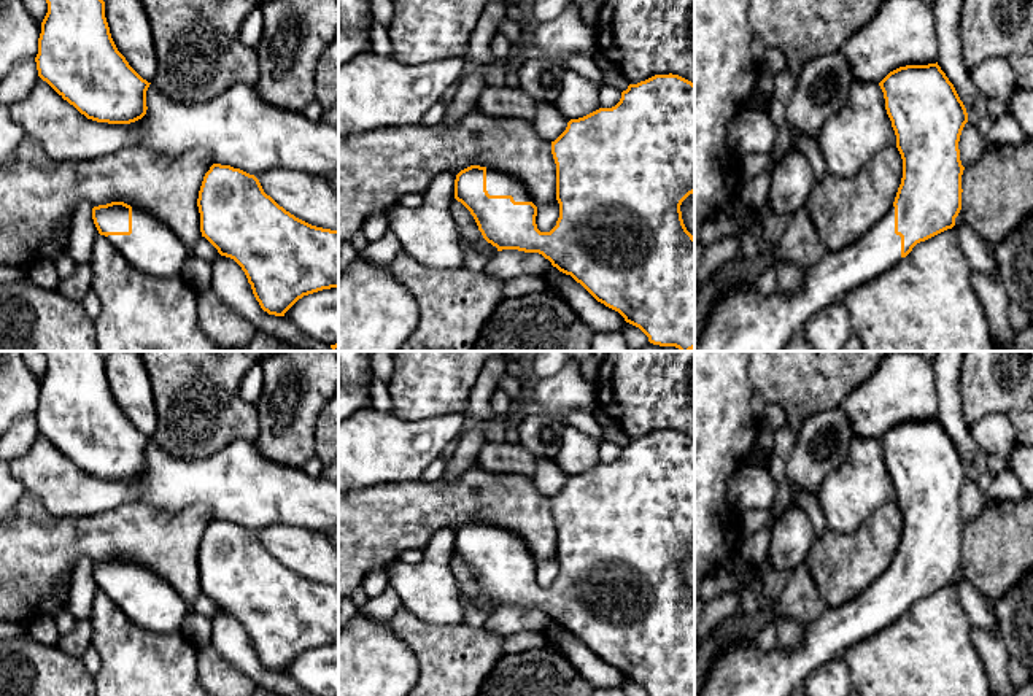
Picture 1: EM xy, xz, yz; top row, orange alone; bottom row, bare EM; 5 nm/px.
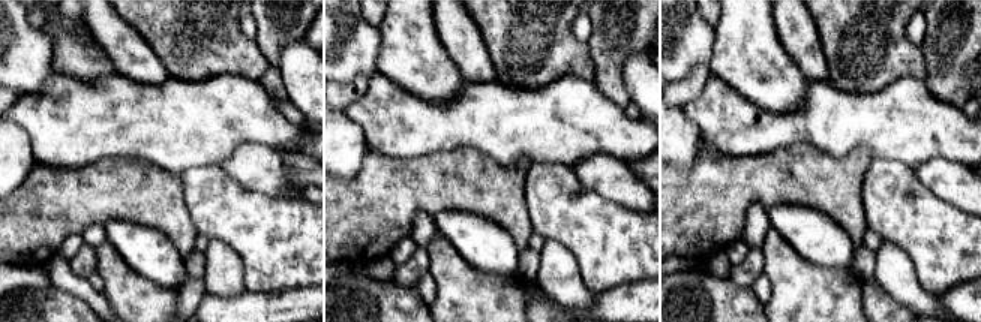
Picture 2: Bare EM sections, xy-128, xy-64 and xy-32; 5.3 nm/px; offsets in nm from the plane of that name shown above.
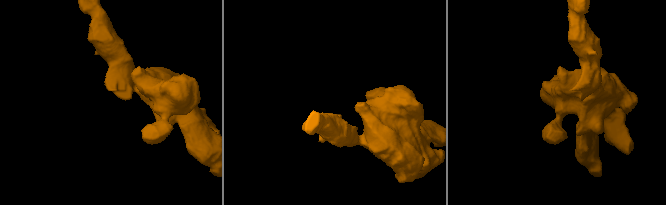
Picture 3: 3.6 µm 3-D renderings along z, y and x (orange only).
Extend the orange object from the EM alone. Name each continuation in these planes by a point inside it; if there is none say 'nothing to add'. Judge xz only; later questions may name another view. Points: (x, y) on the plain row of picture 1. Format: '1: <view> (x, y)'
1: xz (498, 539)

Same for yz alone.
1: yz (739, 669)

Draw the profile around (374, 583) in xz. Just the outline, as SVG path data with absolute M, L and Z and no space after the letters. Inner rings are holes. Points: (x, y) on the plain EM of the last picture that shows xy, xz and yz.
M372 570L362 582L361 588L366 591L367 597L378 597L389 586L388 570Z

